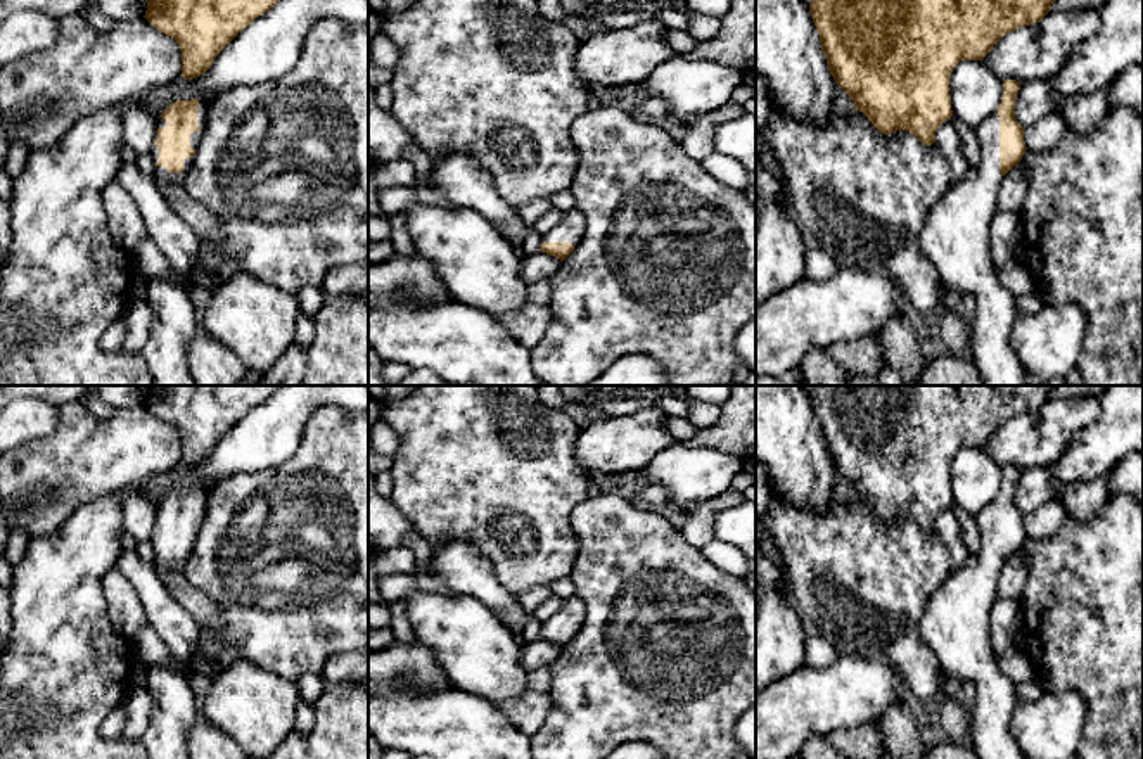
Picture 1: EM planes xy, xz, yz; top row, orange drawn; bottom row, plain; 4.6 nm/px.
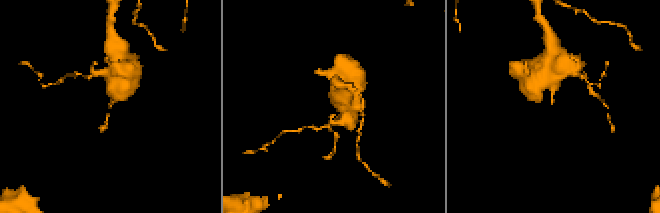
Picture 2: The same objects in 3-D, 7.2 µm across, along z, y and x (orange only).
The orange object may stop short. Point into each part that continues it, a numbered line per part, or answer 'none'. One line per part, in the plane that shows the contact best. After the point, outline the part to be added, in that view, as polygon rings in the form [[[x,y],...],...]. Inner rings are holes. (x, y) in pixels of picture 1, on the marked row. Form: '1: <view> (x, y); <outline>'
1: xy (203, 106); [[[199,100],[199,109],[197,109],[197,126],[201,128],[199,131],[190,133],[190,147],[197,150],[202,137],[202,130],[206,128],[208,123],[208,102]]]

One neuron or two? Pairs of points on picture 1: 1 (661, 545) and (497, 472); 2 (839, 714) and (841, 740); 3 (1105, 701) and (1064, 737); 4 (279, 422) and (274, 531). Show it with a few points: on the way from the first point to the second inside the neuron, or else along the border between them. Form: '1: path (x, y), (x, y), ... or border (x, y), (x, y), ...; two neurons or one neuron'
1: border (588, 497), (571, 512), (571, 529), (576, 545); two neurons
2: border (875, 723), (836, 728), (827, 737); two neurons
3: border (1055, 690), (1078, 690), (1085, 699), (1081, 740); two neurons
4: border (303, 433), (296, 452), (286, 460), (237, 474); two neurons

